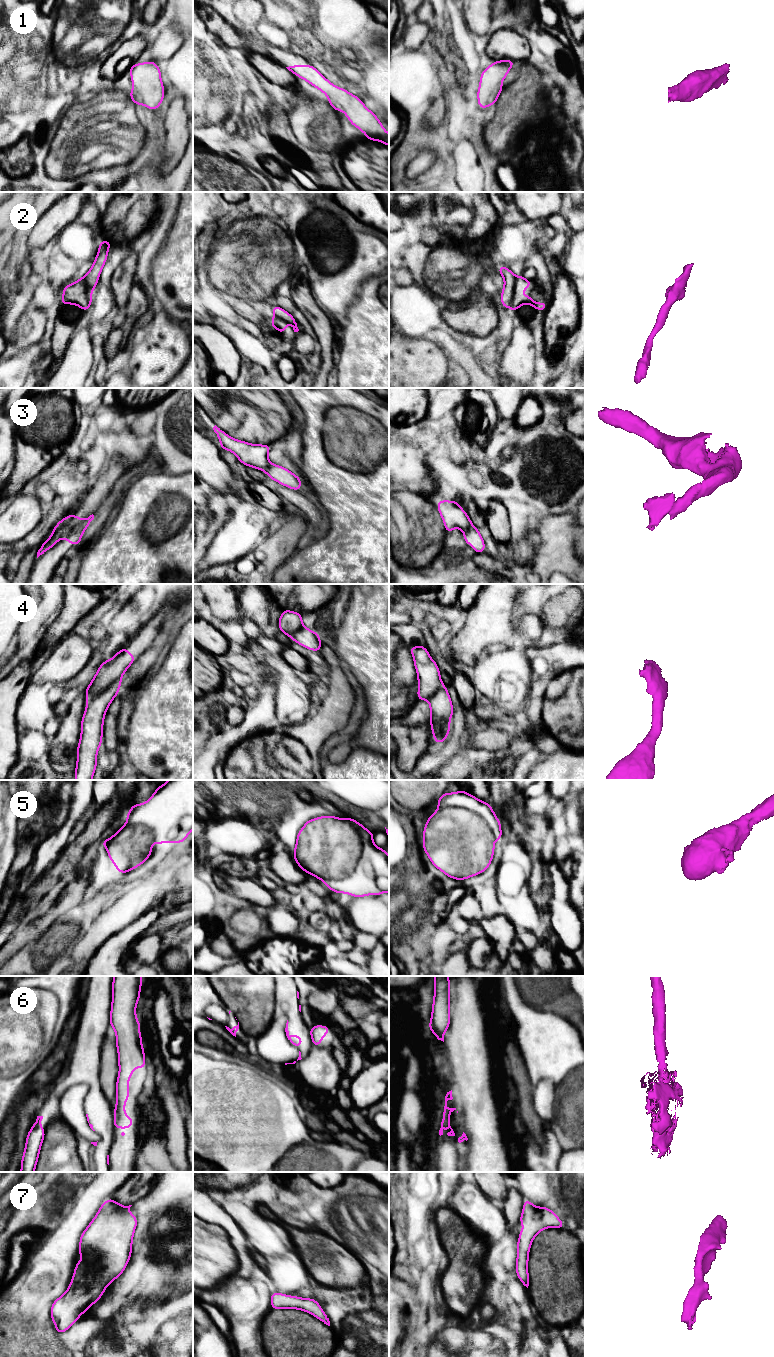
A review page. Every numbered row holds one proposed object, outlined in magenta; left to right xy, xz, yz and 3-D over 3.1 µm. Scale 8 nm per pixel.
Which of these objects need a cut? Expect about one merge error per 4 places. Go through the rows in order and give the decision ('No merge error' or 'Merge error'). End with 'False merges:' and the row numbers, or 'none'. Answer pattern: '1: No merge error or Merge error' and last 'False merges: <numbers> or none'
1: No merge error
2: Merge error
3: Merge error
4: Merge error
5: No merge error
6: Merge error
7: No merge error
False merges: 2, 3, 4, 6

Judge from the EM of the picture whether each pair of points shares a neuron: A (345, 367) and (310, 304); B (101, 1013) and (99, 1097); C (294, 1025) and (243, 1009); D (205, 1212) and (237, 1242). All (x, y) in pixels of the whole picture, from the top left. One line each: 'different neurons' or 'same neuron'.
A: different neurons
B: same neuron
C: same neuron
D: same neuron

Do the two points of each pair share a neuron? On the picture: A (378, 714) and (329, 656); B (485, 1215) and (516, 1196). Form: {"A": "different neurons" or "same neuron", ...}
{"A": "different neurons", "B": "different neurons"}

